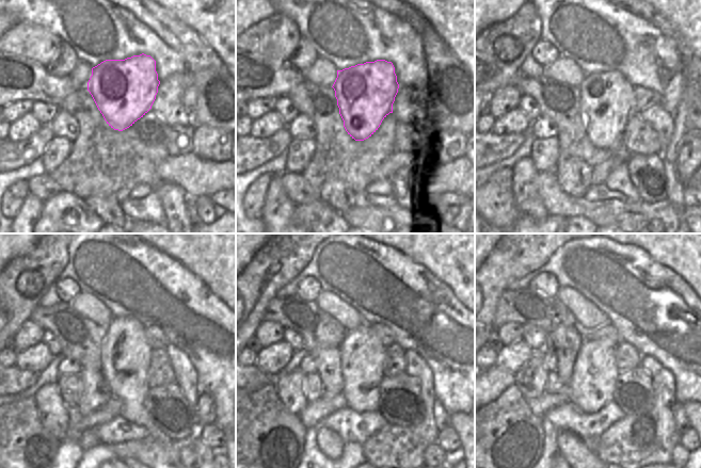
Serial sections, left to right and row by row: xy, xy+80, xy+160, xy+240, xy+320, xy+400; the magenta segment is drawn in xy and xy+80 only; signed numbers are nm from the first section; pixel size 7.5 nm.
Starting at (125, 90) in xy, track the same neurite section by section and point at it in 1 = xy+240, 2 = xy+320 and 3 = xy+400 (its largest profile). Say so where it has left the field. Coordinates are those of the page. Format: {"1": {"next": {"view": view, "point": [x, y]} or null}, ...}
{"1": {"next": {"view": "xy+240", "point": [126, 354]}}, "2": {"next": {"view": "xy+320", "point": [362, 355]}}, "3": {"next": {"view": "xy+400", "point": [591, 386]}}}

